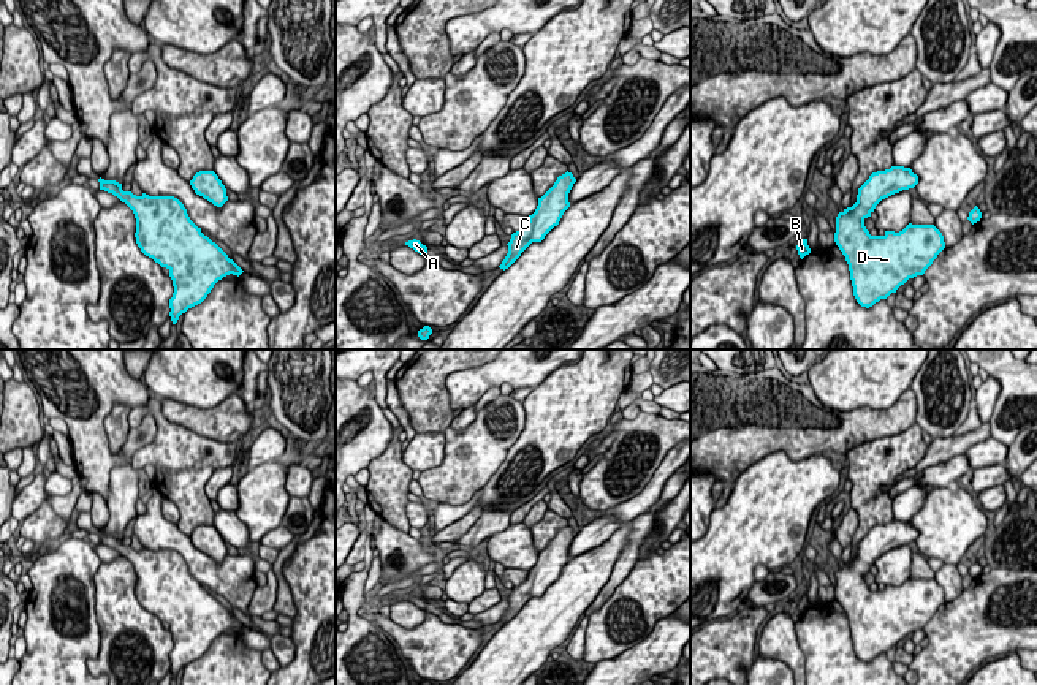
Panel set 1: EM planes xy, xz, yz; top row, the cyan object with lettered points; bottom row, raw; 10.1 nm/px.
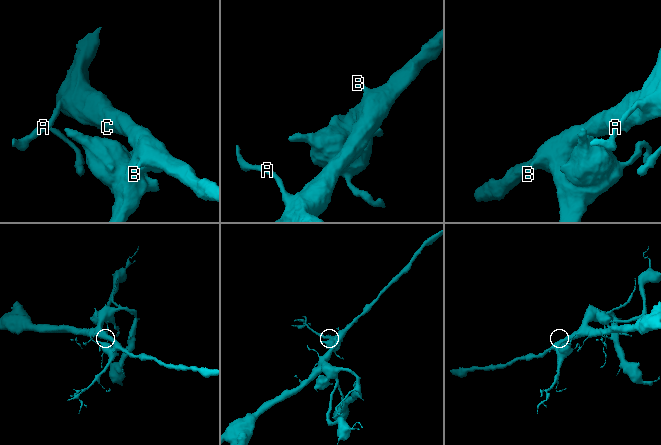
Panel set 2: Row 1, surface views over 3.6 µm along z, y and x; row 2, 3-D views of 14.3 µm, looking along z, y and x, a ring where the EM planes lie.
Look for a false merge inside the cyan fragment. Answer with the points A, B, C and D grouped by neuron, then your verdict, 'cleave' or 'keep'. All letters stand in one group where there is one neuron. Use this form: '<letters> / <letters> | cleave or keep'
A B C D | keep

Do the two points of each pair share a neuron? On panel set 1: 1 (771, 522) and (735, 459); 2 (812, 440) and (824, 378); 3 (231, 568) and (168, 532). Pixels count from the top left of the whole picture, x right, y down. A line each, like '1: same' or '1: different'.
1: different
2: different
3: same

